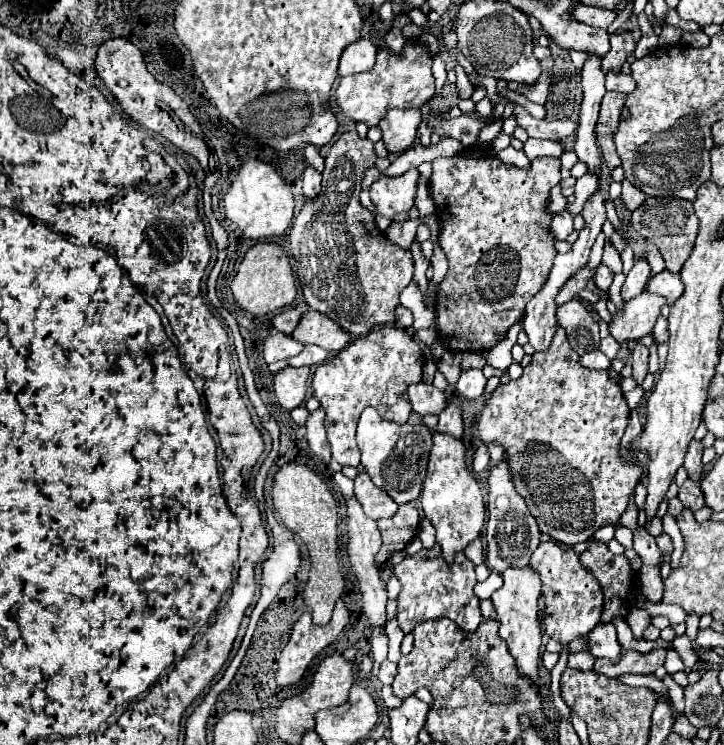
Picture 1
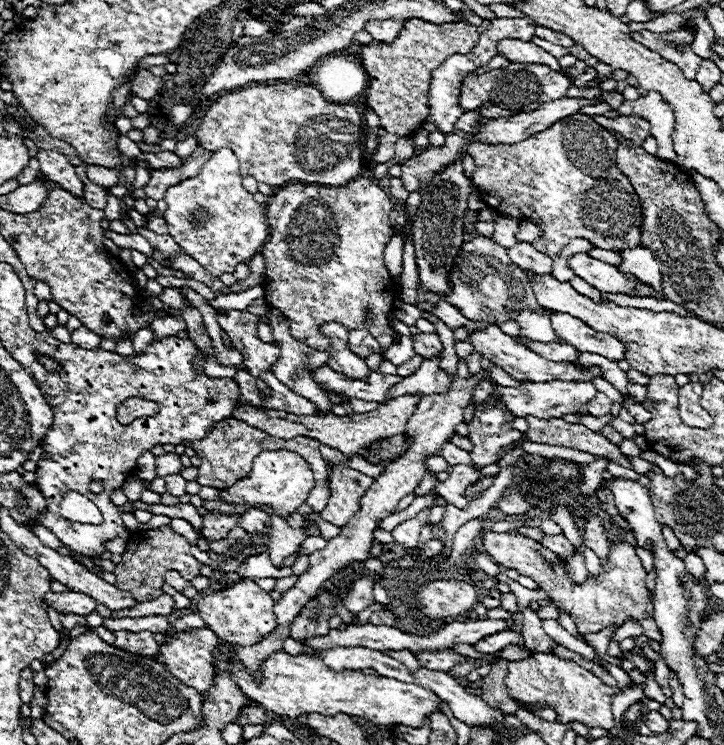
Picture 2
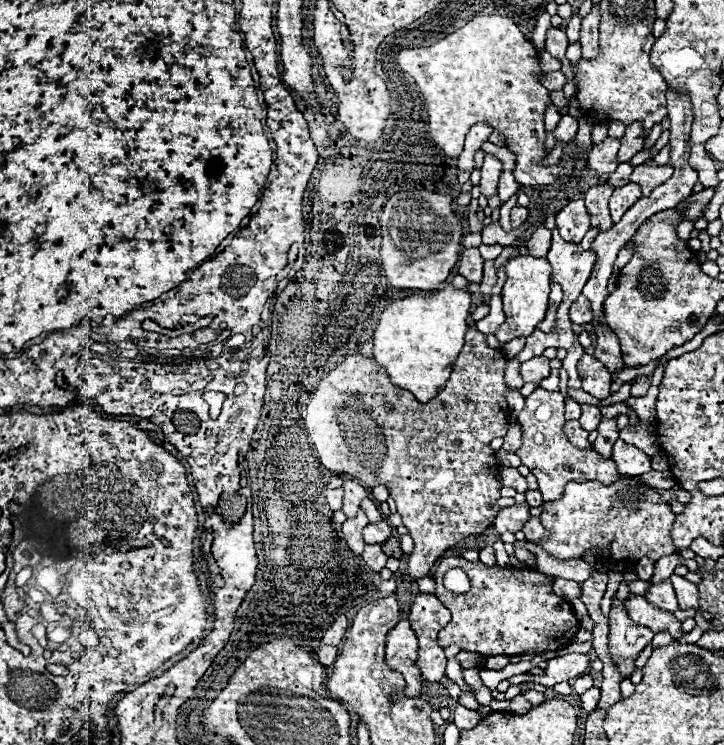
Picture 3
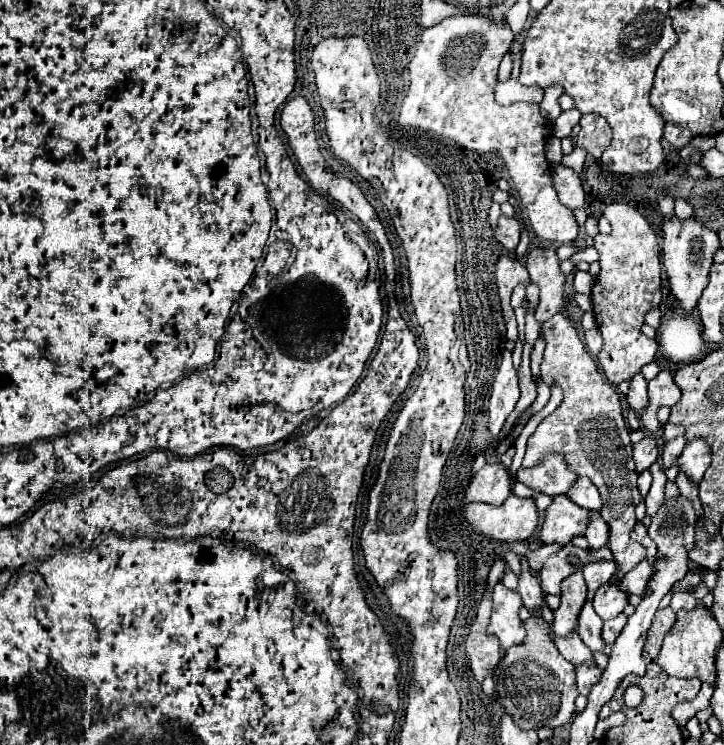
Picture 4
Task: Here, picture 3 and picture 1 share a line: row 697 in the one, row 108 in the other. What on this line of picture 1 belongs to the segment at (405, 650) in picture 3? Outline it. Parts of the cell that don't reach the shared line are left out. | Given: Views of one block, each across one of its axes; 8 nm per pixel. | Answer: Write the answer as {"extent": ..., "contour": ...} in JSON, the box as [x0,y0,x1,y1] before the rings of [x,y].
{"extent":[380,108,422,152],"contour":[[[418,108],[390,110],[380,122],[382,140],[388,148],[388,152],[408,150],[412,146],[412,142],[416,140],[420,122],[422,122],[422,112]]]}

